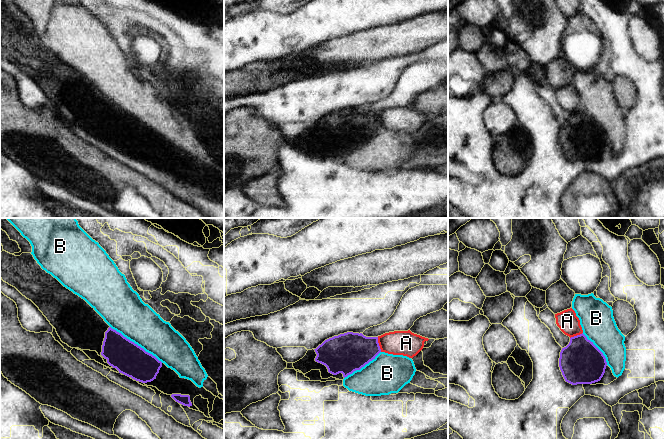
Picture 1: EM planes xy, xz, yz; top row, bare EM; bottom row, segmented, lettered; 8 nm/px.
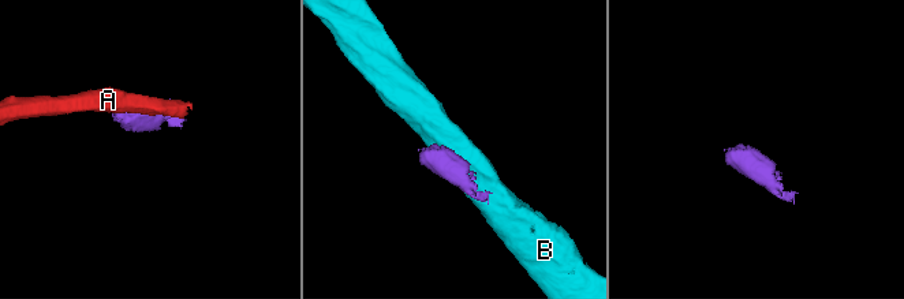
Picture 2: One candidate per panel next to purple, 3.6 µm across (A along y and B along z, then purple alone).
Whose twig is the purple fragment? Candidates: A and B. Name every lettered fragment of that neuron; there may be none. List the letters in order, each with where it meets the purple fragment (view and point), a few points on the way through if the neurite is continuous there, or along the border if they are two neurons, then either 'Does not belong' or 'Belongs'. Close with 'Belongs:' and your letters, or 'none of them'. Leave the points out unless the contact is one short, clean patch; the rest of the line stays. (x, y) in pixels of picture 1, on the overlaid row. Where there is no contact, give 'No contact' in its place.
A: Touches purple at xz (378, 344). Boundary: xz (377, 337), (381, 351). Does not belong
B: Touches purple at xy (136, 344). Does not belong
Belongs: none of them

